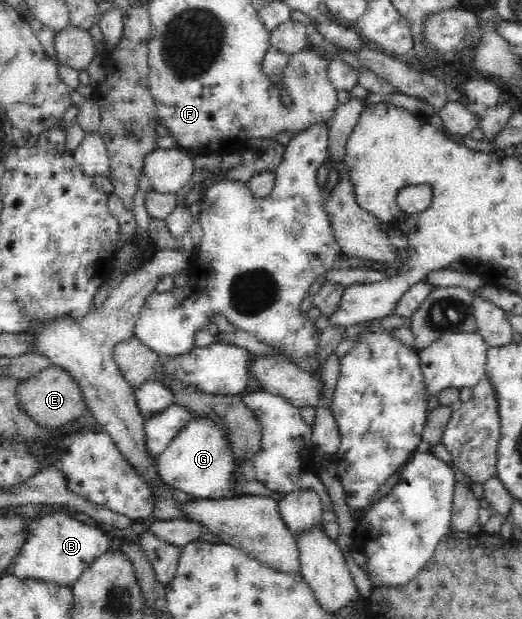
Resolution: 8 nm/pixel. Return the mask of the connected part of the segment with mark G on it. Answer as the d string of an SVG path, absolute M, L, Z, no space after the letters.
M195 417L158 457L158 473L174 490L192 495L195 500L227 498L233 489L233 451L229 450L222 431L202 417Z

